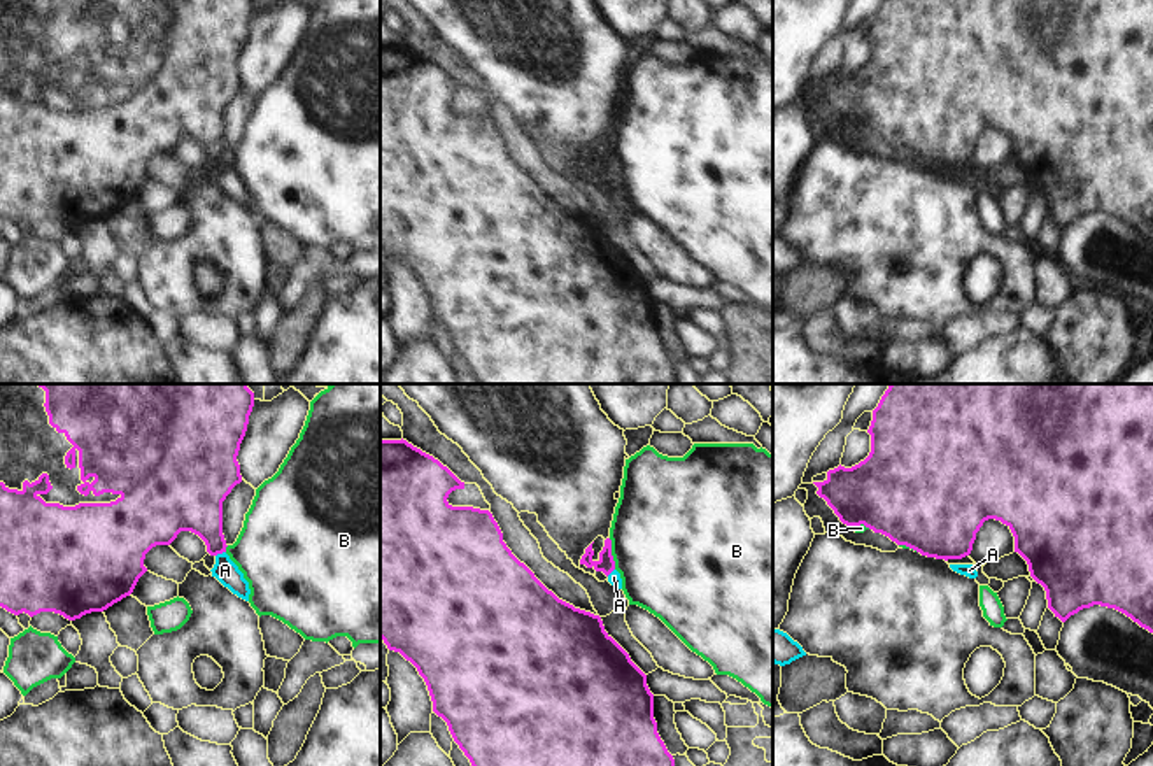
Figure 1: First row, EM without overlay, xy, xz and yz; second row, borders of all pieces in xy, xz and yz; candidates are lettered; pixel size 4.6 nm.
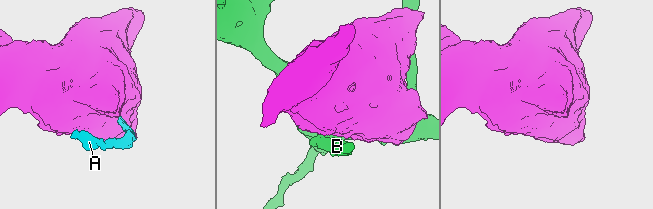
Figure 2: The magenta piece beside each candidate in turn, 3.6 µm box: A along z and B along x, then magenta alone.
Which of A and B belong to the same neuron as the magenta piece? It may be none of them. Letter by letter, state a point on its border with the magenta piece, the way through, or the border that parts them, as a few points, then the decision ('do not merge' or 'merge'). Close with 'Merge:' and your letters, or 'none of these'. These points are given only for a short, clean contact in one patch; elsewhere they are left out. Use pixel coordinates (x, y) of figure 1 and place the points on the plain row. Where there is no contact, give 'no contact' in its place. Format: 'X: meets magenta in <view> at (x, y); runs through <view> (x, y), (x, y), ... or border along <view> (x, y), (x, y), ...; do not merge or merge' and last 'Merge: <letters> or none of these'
A: meets magenta in xy at (219, 160); border along xy (225, 158), (216, 163); do not merge
B: meets magenta in xz at (610, 162); do not merge
Merge: none of these

